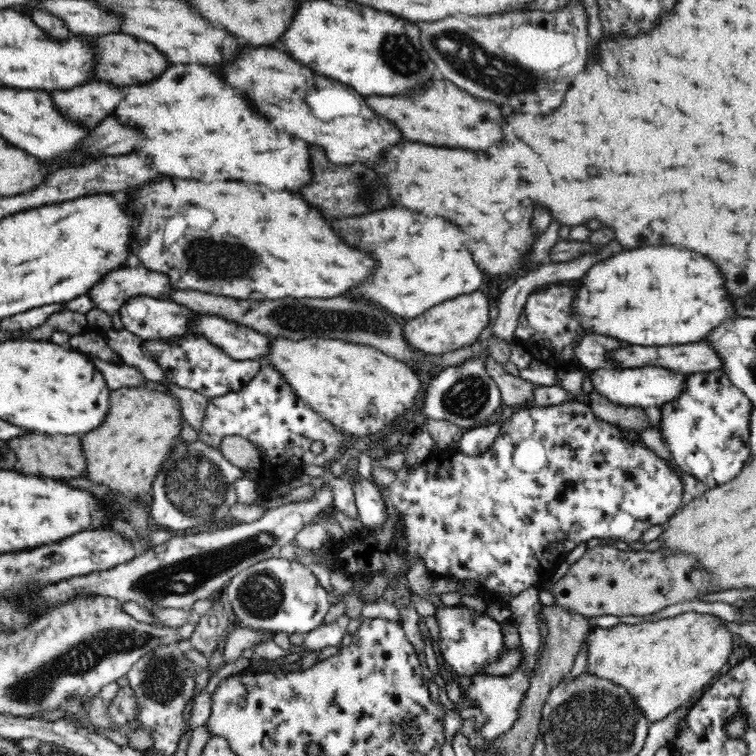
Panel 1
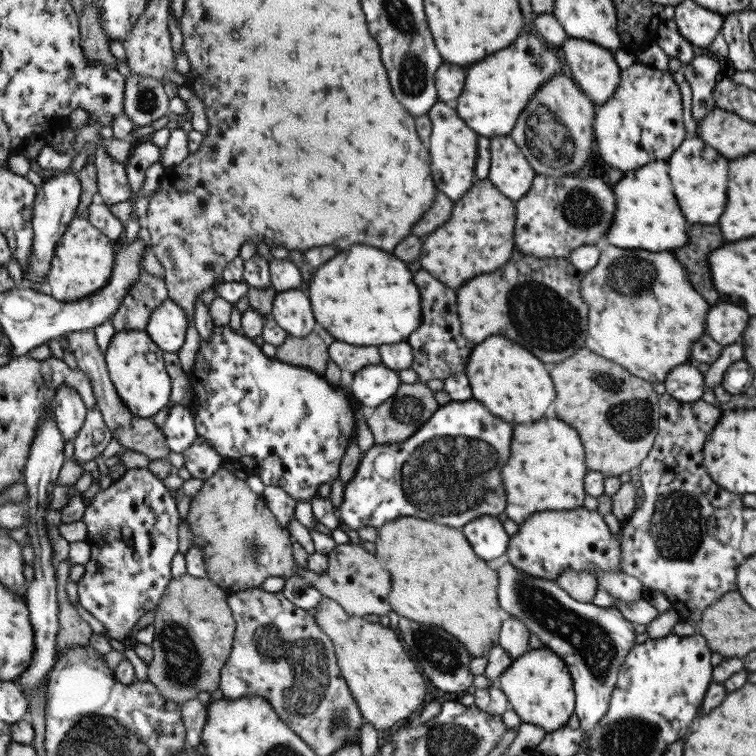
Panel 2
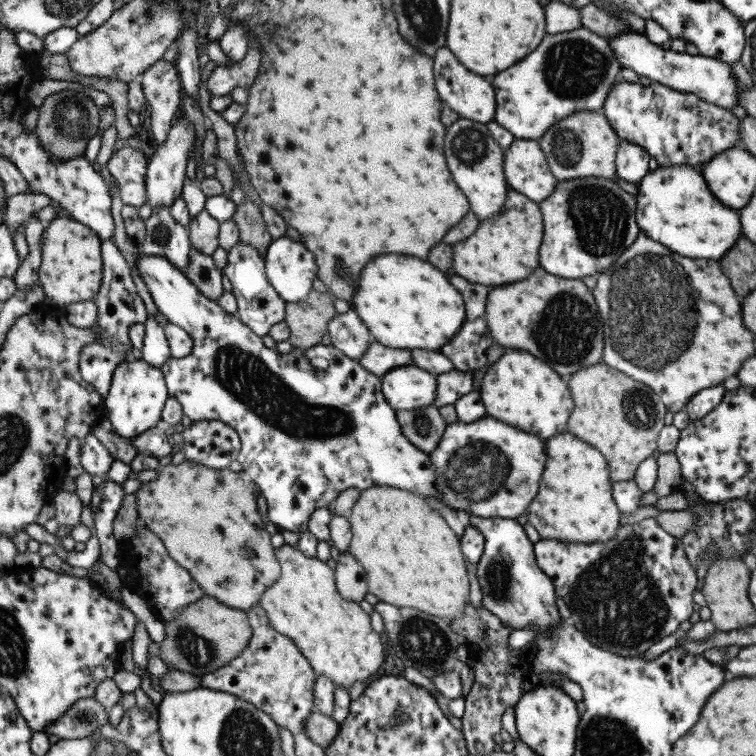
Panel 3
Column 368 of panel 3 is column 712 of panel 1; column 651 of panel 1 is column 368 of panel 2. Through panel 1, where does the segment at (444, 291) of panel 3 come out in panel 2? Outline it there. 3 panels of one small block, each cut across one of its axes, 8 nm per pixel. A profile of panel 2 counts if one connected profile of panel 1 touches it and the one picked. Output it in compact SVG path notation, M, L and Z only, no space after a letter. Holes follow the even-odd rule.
M351 246L317 268L307 294L311 296L319 326L335 336L337 342L349 342L353 346L375 348L379 344L405 342L407 334L419 322L419 292L411 282L411 272L403 260L371 246Z

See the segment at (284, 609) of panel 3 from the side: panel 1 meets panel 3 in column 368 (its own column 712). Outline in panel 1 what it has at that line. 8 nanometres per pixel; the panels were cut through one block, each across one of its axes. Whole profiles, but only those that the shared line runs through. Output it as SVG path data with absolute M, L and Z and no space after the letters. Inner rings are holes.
M684 612L668 620L658 622L644 622L644 624L618 624L614 628L602 630L596 628L586 636L588 640L588 666L590 674L596 674L596 678L608 678L610 682L616 682L624 686L632 698L636 698L636 704L640 710L644 710L650 724L664 720L678 708L690 702L688 696L696 698L696 692L702 692L704 686L710 684L710 680L722 670L722 664L730 658L732 648L732 634L724 630L724 626L718 624L718 618L710 614L698 614L698 612Z

